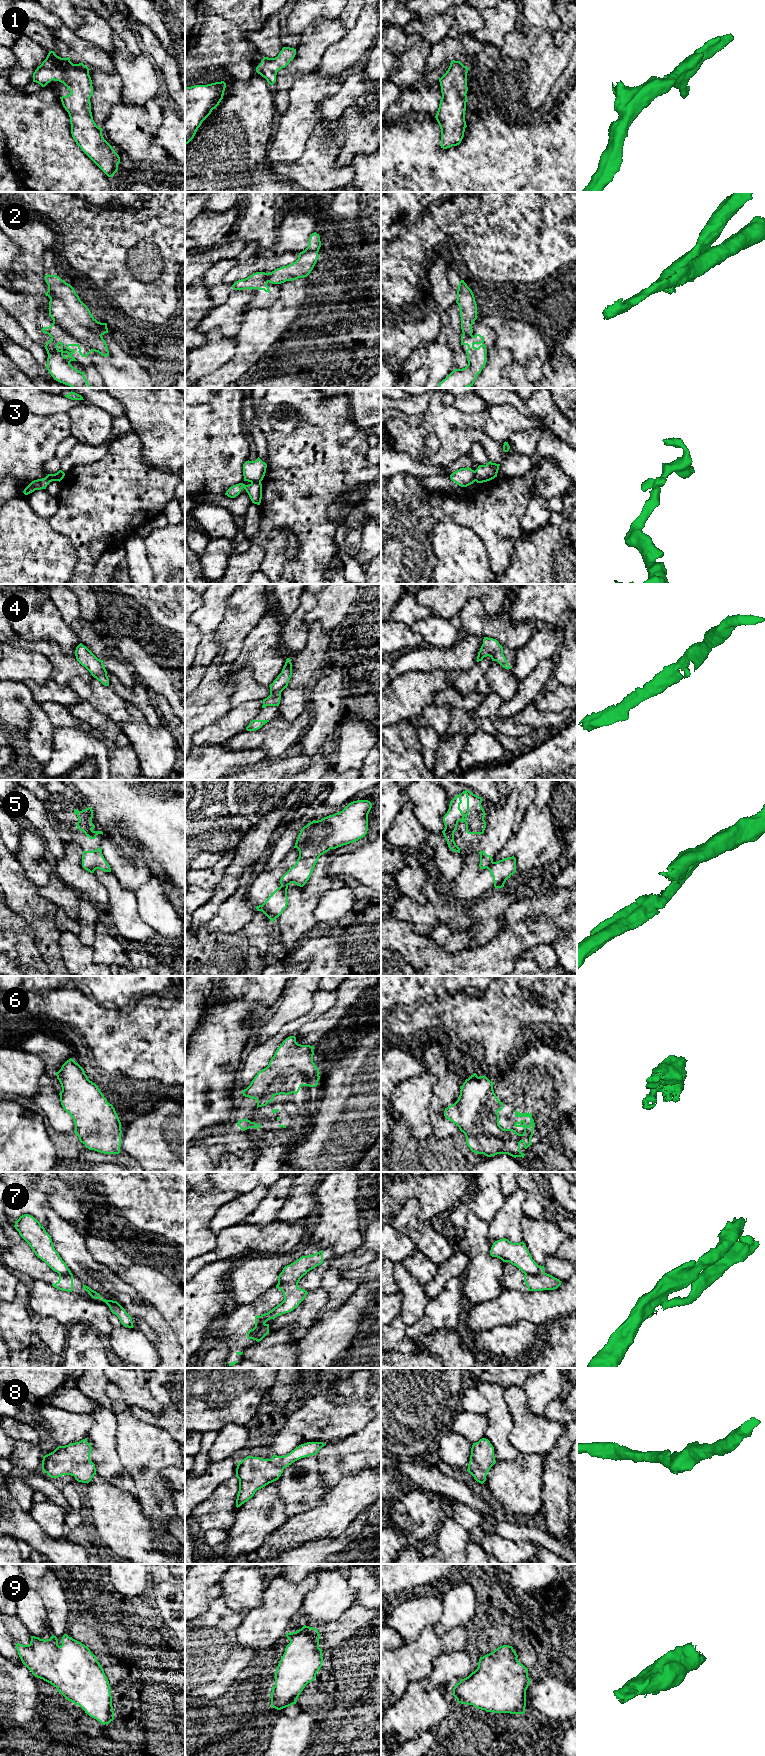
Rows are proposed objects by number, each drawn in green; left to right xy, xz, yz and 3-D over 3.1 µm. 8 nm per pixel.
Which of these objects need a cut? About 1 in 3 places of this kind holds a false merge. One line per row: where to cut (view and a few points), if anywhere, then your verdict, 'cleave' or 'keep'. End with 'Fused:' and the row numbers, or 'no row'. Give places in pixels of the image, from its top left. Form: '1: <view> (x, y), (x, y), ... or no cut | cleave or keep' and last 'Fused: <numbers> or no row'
1: no cut | keep
2: xy (53, 320), (78, 339), (90, 352) | cleave
3: xz (251, 481), (260, 482) | cleave
4: no cut | keep
5: yz (492, 861), (486, 867) | cleave
6: no cut | keep
7: yz (543, 1271), (525, 1274) | cleave
8: no cut | keep
9: no cut | keep
Fused: 2, 3, 5, 7

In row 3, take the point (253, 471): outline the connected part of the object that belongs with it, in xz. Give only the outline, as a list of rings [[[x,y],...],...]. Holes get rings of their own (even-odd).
[[[259,457],[255,461],[246,461],[243,464],[244,481],[261,482],[266,473],[267,464]]]

